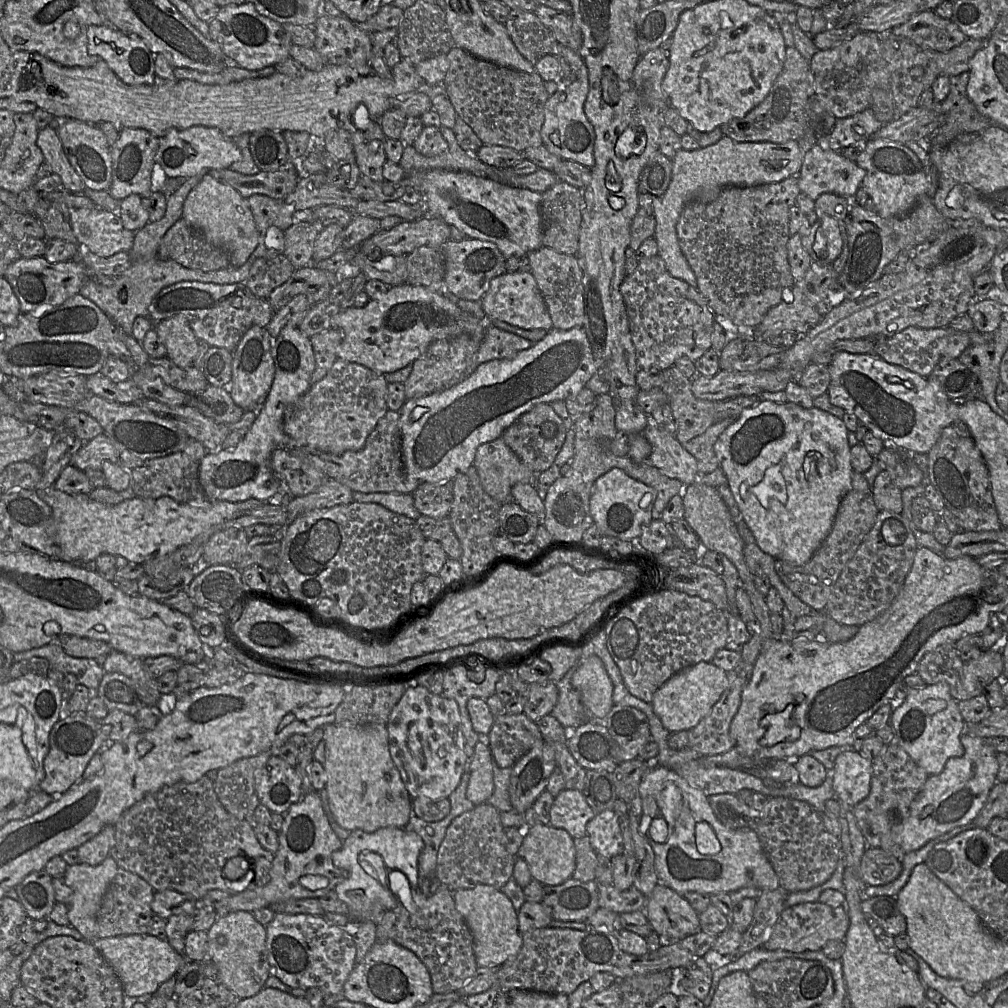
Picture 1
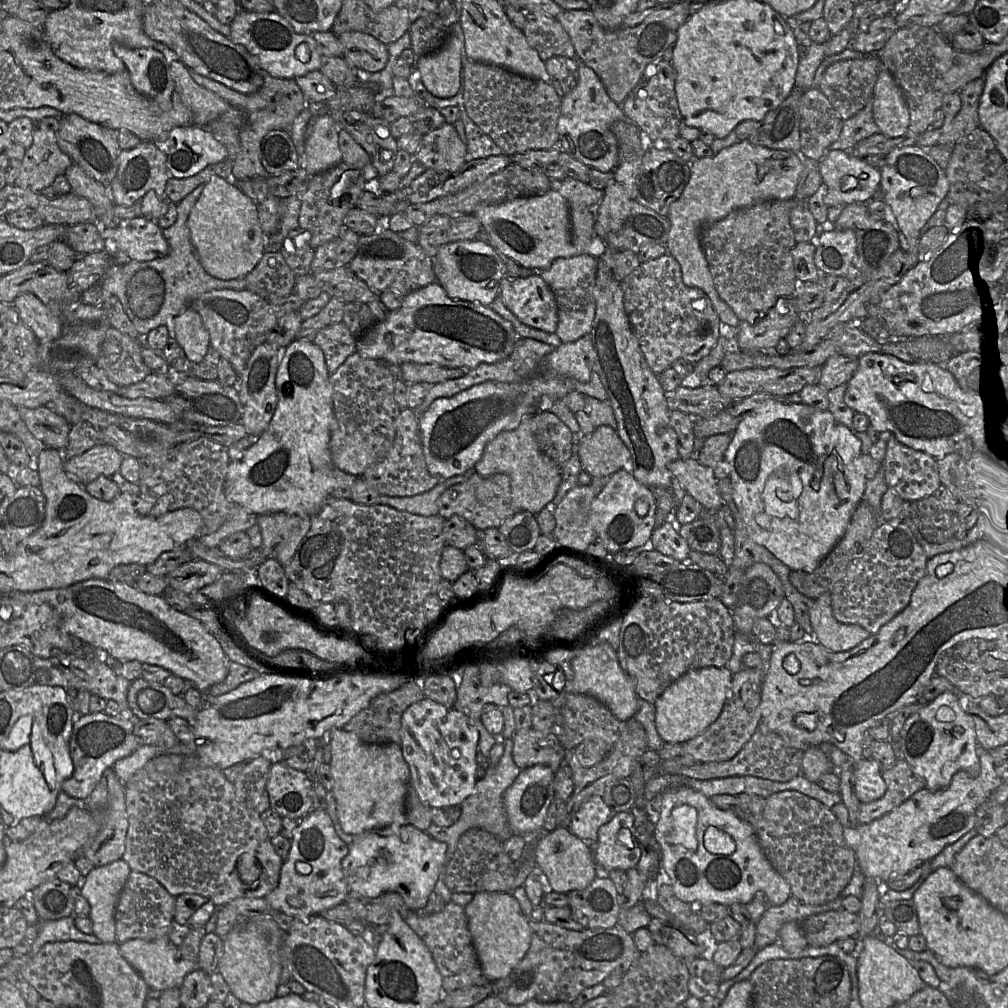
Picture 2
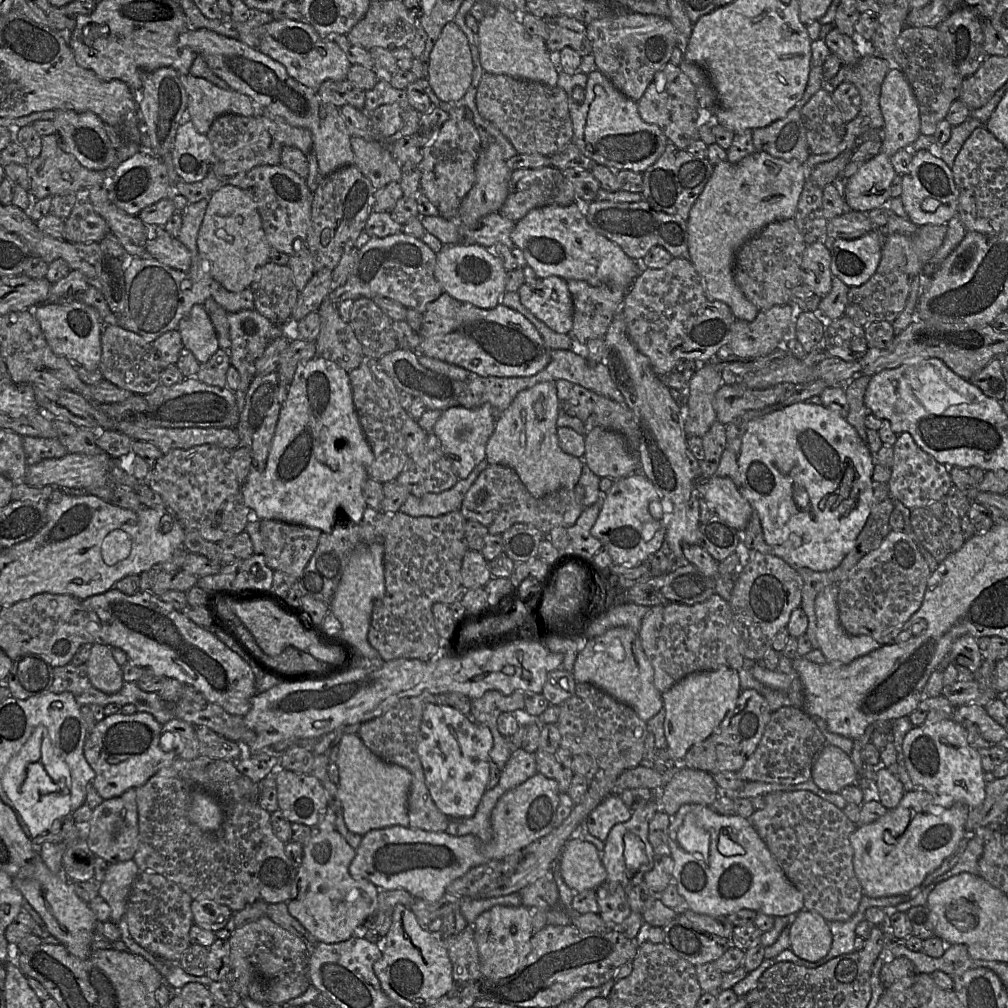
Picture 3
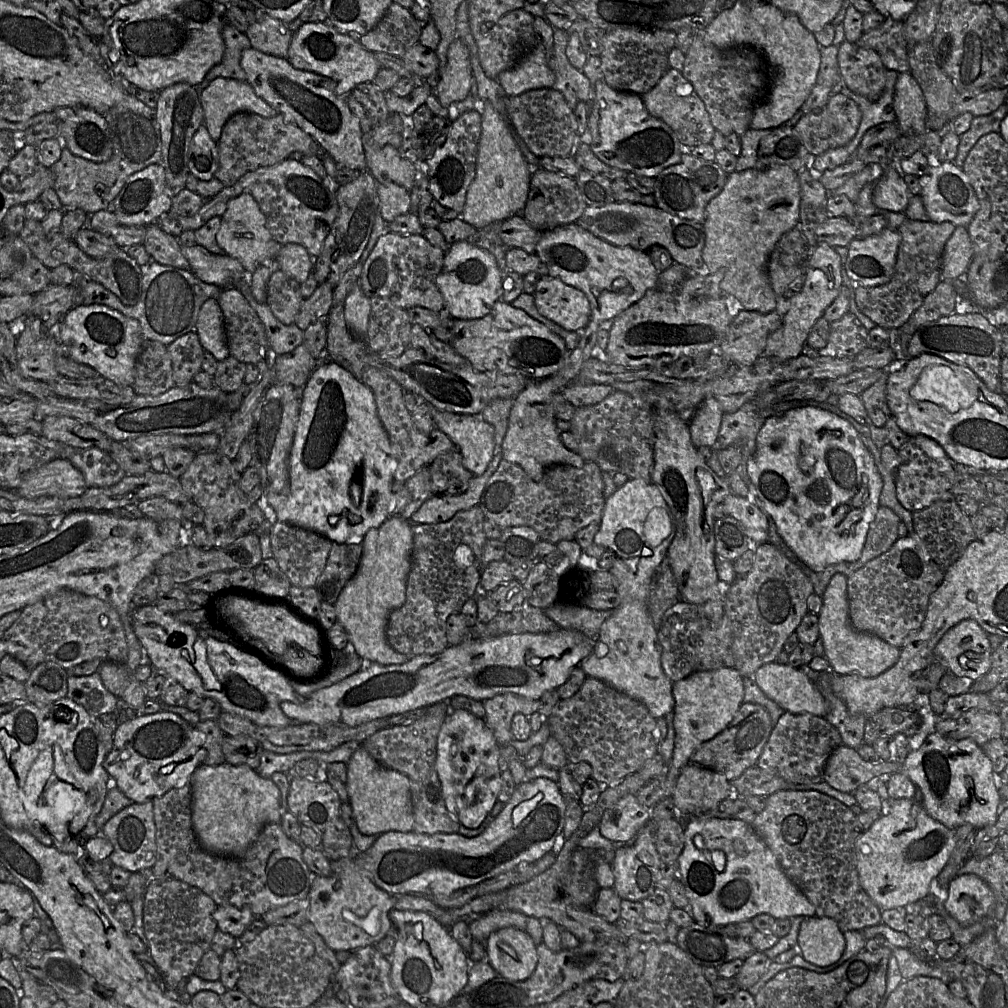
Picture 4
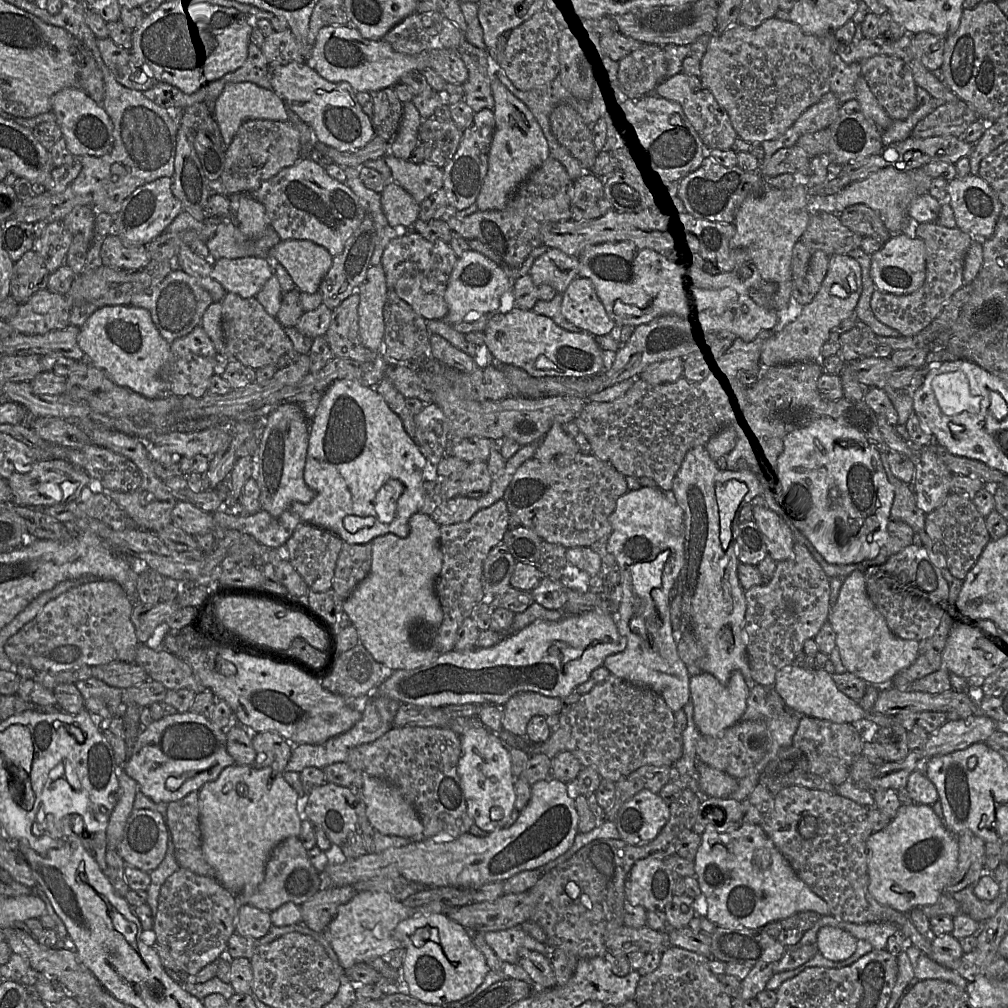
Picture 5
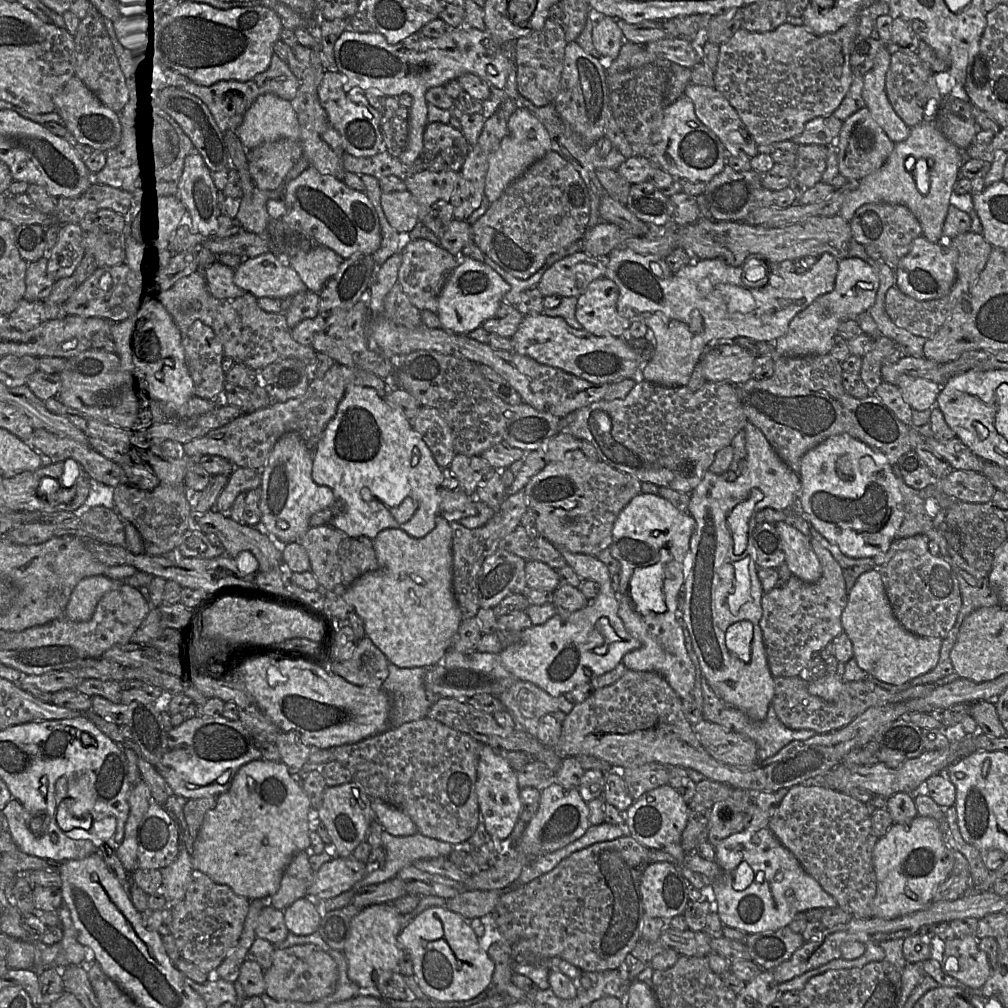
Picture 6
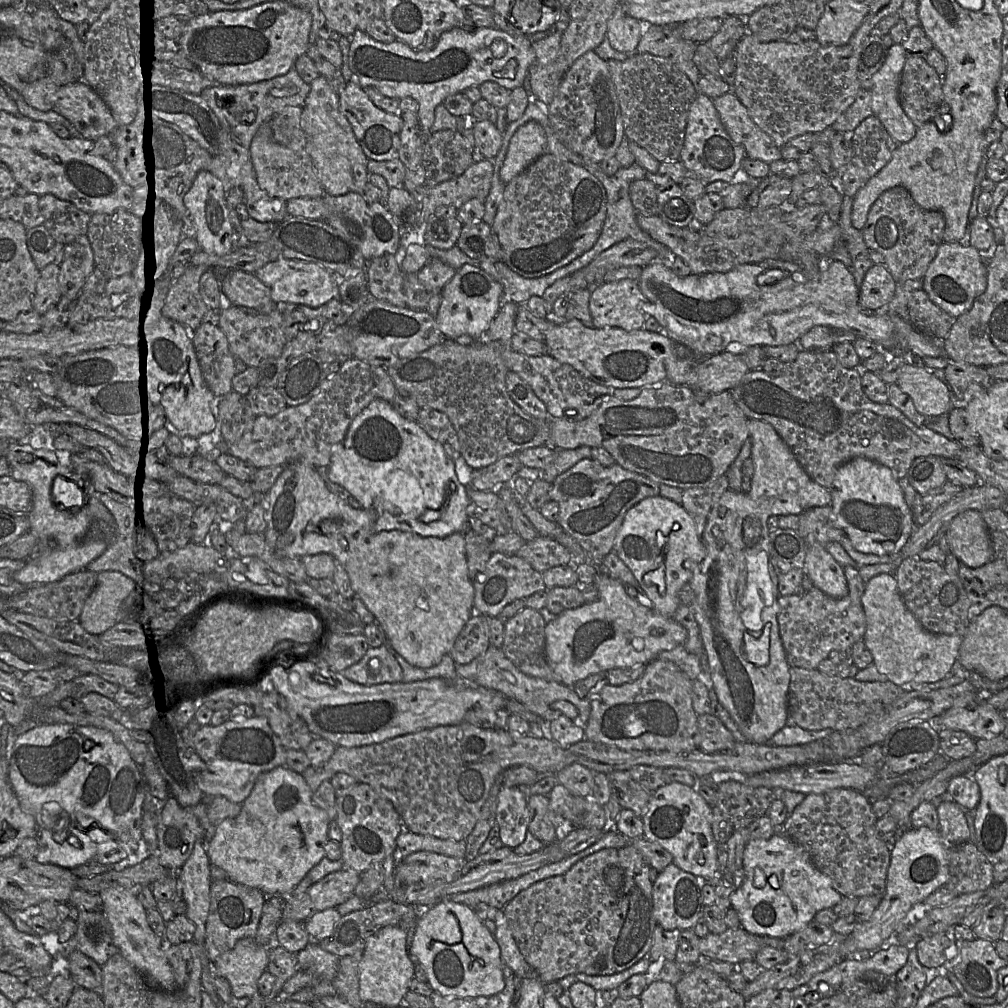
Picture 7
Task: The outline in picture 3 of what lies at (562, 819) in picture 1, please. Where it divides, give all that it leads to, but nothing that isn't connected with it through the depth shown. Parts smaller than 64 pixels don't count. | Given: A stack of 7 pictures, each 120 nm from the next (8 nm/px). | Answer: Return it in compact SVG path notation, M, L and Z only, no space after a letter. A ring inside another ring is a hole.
M610 795L587 816L581 827L604 842L612 827L628 821L631 816L632 811L622 799L618 795Z

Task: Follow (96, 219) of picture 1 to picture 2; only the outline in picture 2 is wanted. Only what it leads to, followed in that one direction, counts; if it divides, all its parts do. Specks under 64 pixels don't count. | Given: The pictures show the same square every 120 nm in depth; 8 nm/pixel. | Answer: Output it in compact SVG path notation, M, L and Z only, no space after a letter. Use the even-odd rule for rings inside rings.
M146 217L120 220L113 227L101 227L107 241L107 251L114 261L125 264L129 260L150 261L162 258L170 247L163 230L155 220Z

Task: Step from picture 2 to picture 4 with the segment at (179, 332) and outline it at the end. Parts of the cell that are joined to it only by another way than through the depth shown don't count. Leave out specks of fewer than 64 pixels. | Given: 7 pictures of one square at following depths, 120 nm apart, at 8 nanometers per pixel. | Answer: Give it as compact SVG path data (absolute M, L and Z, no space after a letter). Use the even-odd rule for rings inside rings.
M209 298L202 304L195 332L203 349L218 362L230 356L224 338L221 310L215 298Z

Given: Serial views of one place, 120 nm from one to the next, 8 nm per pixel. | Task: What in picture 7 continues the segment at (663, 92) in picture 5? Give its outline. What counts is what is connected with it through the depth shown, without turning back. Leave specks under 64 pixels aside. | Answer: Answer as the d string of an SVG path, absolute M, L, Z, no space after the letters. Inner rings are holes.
M732 91L712 101L726 132L744 148L747 157L767 164L783 158L781 147L754 123L746 107Z

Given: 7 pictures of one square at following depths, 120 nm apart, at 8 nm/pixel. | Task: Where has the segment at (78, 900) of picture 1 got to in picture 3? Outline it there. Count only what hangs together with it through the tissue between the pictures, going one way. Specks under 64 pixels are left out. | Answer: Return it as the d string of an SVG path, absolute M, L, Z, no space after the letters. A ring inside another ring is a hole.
M128 860L120 863L110 864L107 868L105 877L99 887L99 895L103 898L110 906L110 920L115 925L125 918L125 912L129 894L133 883L140 873L140 870L133 860Z

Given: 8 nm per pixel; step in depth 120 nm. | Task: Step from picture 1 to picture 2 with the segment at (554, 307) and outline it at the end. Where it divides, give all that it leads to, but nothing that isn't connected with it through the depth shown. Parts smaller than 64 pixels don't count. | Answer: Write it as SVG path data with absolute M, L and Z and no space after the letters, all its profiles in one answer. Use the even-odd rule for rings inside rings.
M588 254L556 259L549 268L539 271L540 276L553 292L558 306L556 335L562 343L575 342L590 334L596 312L594 287L597 258Z

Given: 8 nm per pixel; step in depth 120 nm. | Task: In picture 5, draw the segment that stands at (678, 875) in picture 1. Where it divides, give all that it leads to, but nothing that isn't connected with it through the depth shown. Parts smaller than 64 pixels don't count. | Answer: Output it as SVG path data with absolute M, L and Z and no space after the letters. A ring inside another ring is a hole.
M741 824L729 832L705 831L693 860L695 877L701 894L706 898L706 919L726 929L762 929L765 925L804 911L829 916L828 904L815 894L795 873L789 862L776 848L760 825Z

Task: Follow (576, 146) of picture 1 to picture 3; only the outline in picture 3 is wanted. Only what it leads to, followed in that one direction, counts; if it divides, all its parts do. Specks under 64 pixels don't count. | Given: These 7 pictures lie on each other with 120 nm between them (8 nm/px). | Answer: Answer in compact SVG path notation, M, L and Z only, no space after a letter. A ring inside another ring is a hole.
M599 70L587 76L583 102L575 105L570 100L571 141L597 165L614 171L643 173L664 153L669 144L666 135L657 125L645 122L639 115L637 102L623 95Z

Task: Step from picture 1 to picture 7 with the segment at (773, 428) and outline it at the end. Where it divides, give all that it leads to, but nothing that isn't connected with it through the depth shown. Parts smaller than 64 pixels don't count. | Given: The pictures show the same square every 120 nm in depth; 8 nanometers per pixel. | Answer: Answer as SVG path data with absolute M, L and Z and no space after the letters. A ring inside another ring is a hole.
M864 457L853 458L837 469L829 490L832 498L830 507L834 525L845 532L853 547L858 551L887 555L898 553L908 542L916 525L898 479L888 467Z

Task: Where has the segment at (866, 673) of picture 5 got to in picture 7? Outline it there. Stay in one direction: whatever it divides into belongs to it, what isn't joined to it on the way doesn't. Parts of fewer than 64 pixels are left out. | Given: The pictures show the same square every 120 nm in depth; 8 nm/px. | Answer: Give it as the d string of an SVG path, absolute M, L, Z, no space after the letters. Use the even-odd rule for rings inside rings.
M883 573L865 585L862 605L866 617L864 642L873 656L873 664L898 686L909 682L937 682L946 678L958 660L963 636L927 631L906 607L894 574Z

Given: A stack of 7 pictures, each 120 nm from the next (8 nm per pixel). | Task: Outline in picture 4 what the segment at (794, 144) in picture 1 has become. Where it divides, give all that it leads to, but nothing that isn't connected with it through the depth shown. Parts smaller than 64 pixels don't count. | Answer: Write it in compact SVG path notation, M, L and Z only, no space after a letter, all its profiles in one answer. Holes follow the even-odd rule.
M786 165L729 173L720 193L706 206L702 252L706 271L694 274L724 271L720 288L737 309L759 313L777 309L777 296L767 275L767 262L780 237L797 226L800 201L799 172Z

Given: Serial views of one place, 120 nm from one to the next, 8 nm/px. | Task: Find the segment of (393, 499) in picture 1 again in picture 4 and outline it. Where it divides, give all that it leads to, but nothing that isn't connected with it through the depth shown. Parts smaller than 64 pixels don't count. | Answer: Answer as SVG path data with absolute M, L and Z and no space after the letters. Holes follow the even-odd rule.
M473 477L468 489L458 495L432 495L411 515L412 524L434 524L451 519L457 512L477 506L489 478Z

